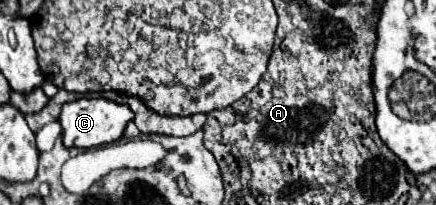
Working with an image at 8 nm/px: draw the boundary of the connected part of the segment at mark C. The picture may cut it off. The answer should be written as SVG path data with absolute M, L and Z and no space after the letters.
M81 98L75 102L69 102L63 106L59 122L63 128L63 144L67 148L95 148L95 146L105 146L111 142L117 142L123 136L123 130L127 124L133 120L133 112L123 106L115 104L105 98Z

